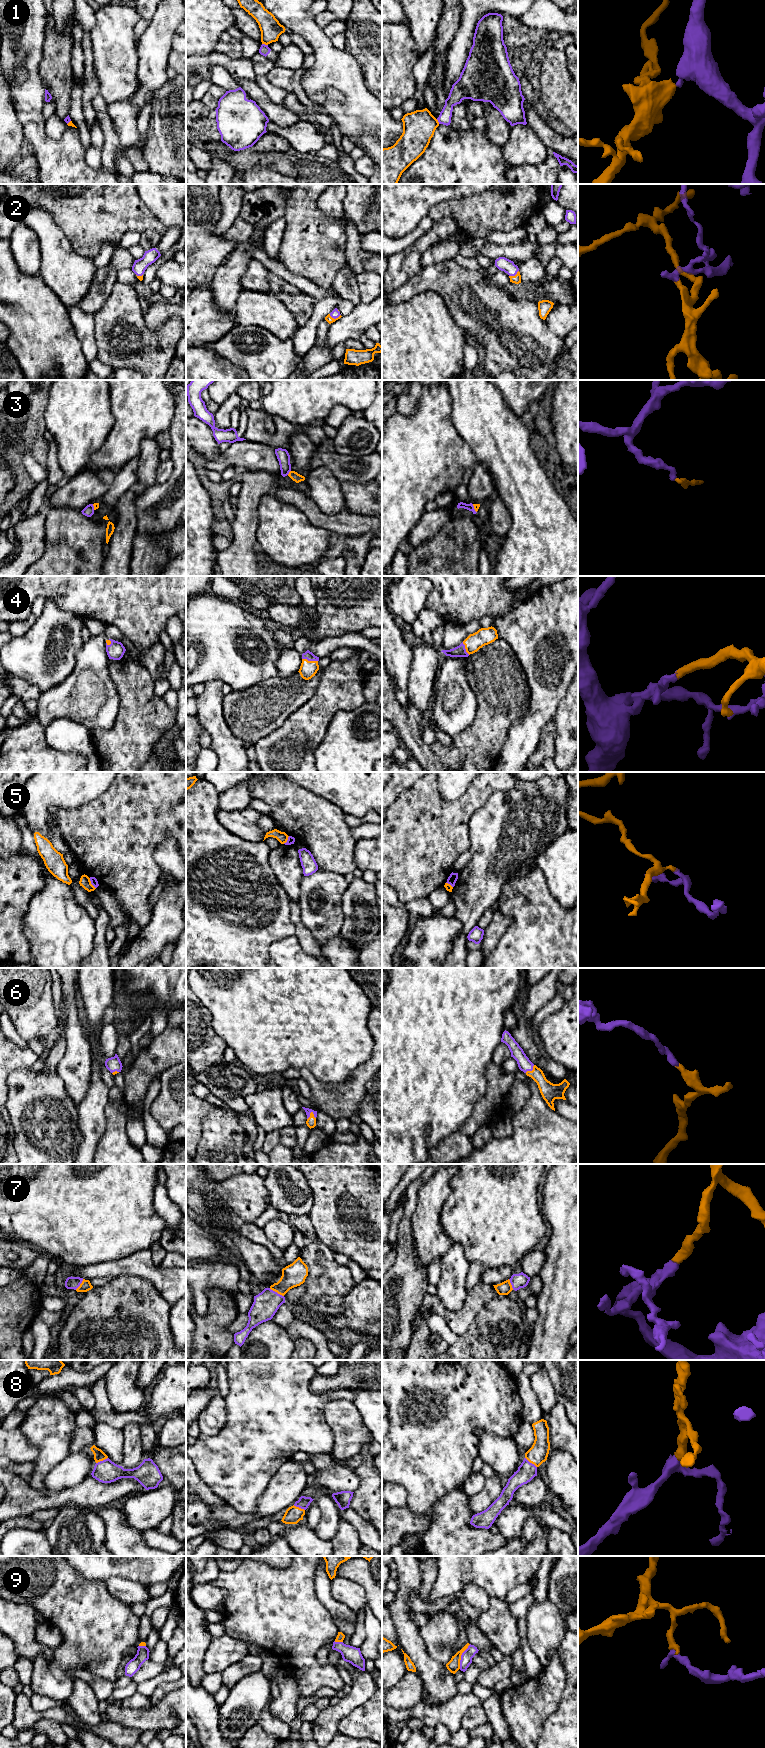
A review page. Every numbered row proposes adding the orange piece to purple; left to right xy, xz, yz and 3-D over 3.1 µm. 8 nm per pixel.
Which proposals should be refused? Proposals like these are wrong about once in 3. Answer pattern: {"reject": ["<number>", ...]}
{"reject": ["1", "3", "5", "9"]}

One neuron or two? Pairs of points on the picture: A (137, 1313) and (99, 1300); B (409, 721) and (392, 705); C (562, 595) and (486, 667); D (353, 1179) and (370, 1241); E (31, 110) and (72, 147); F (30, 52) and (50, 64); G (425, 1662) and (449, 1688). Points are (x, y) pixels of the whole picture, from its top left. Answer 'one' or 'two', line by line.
A: one
B: one
C: two
D: one
E: one
F: two
G: one

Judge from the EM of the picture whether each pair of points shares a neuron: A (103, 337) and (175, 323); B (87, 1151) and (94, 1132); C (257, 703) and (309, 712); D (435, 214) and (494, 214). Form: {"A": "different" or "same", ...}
{"A": "same", "B": "same", "C": "different", "D": "same"}

